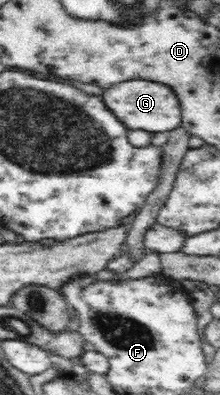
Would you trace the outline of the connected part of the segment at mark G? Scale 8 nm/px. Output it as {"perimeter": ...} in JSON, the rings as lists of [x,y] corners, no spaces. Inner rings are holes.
{"perimeter":[[[124,81],[104,91],[102,101],[110,105],[110,111],[128,129],[144,129],[150,134],[155,134],[172,132],[181,125],[181,102],[168,85],[160,85],[154,81]]]}

